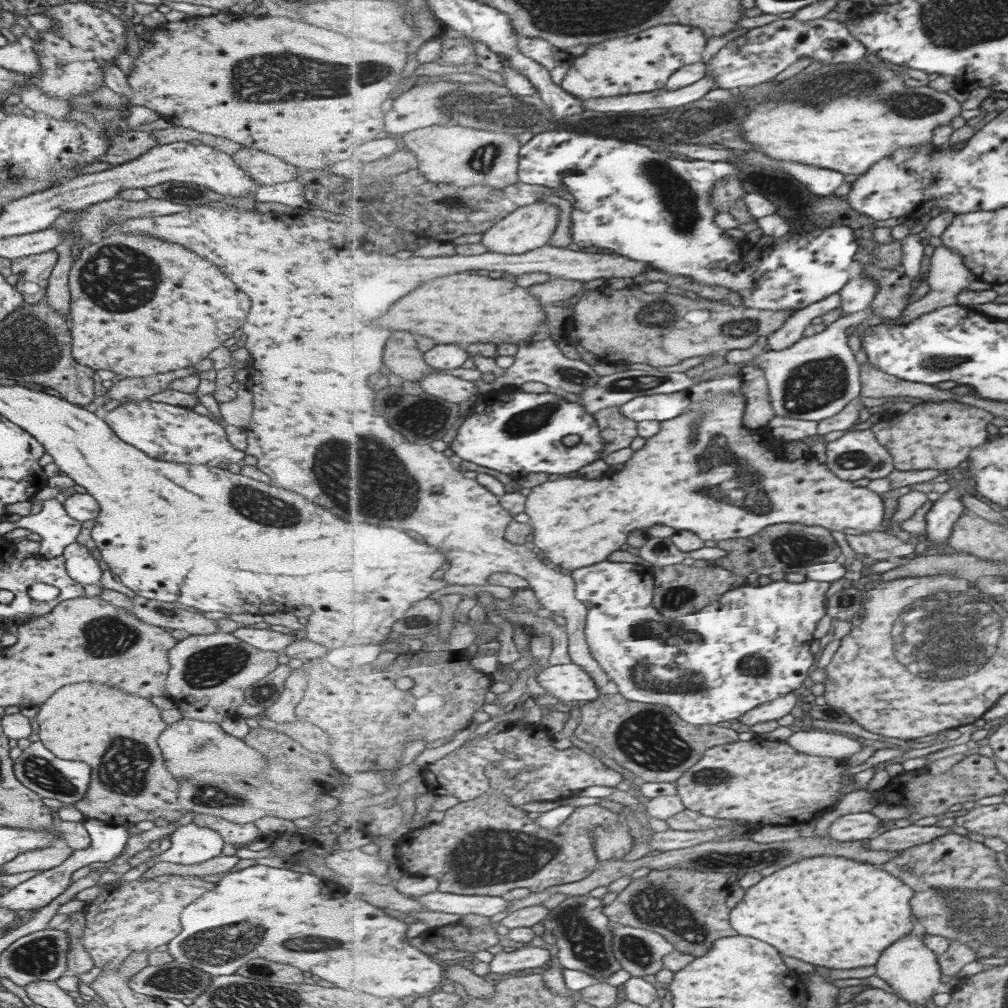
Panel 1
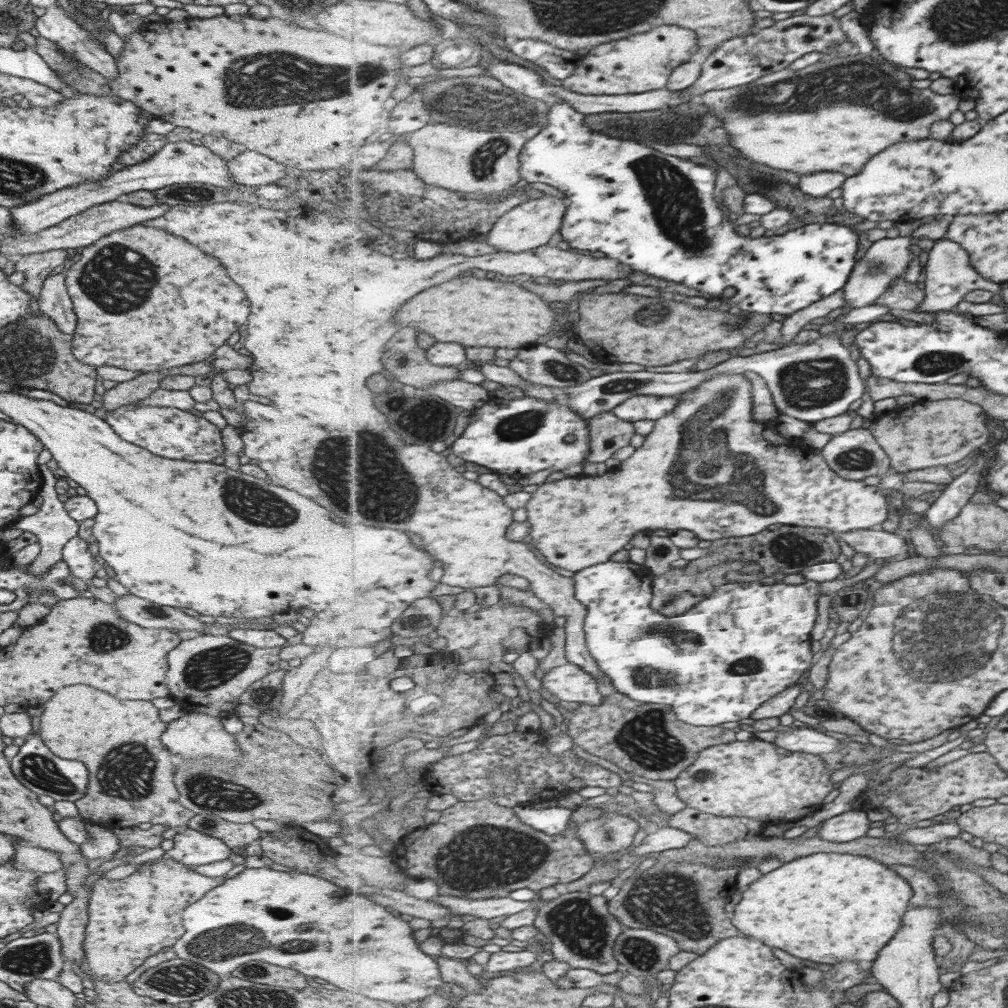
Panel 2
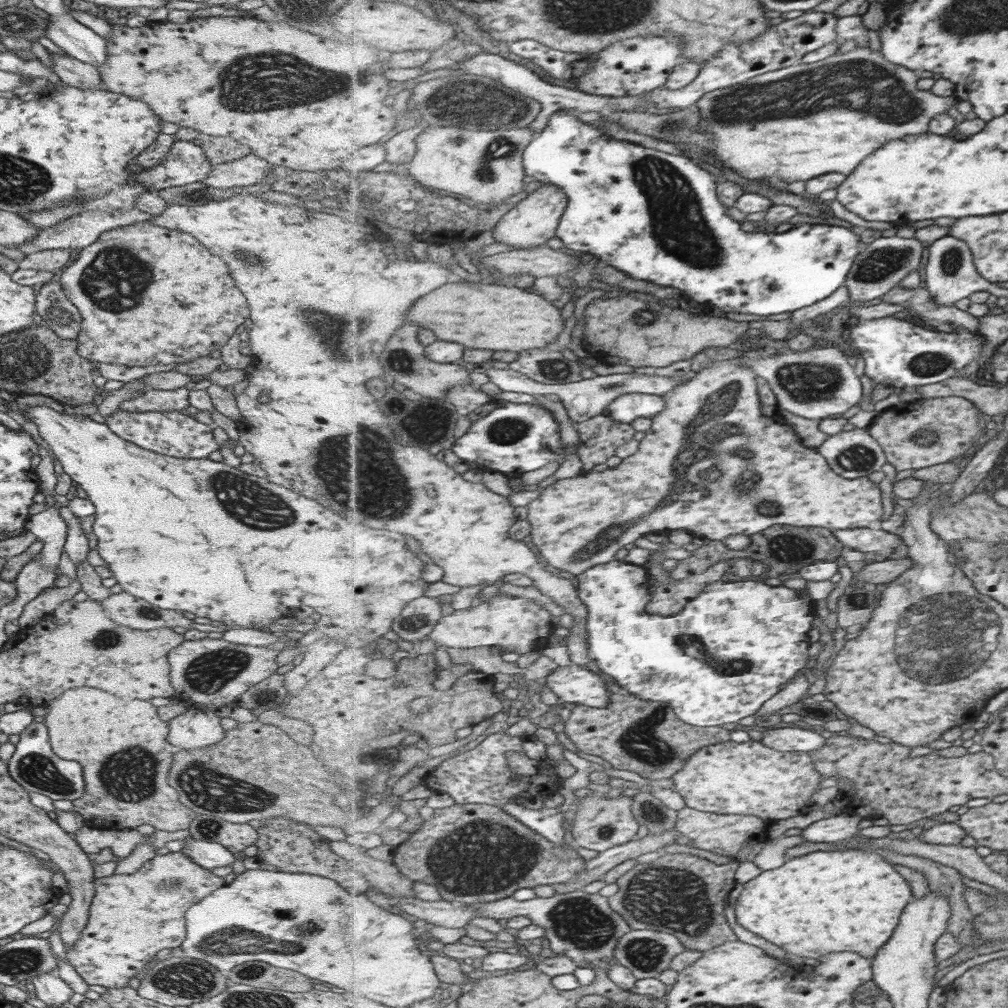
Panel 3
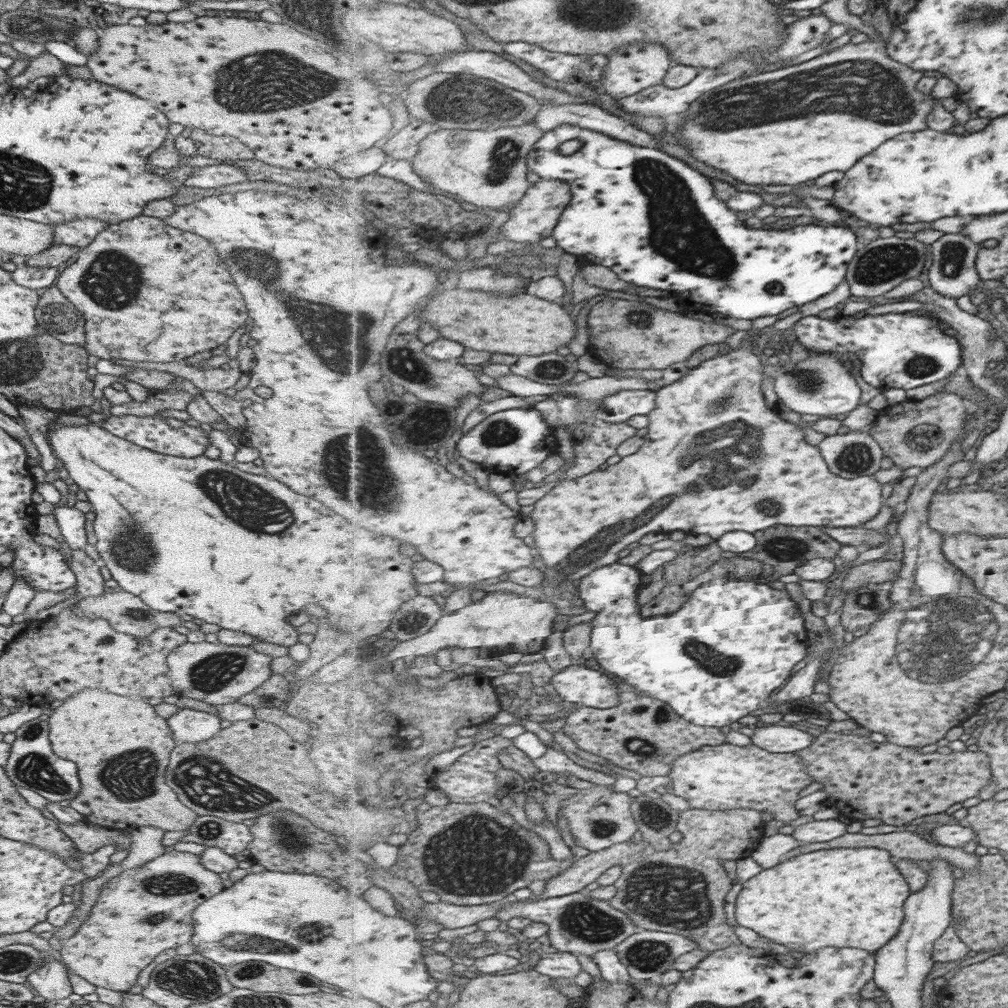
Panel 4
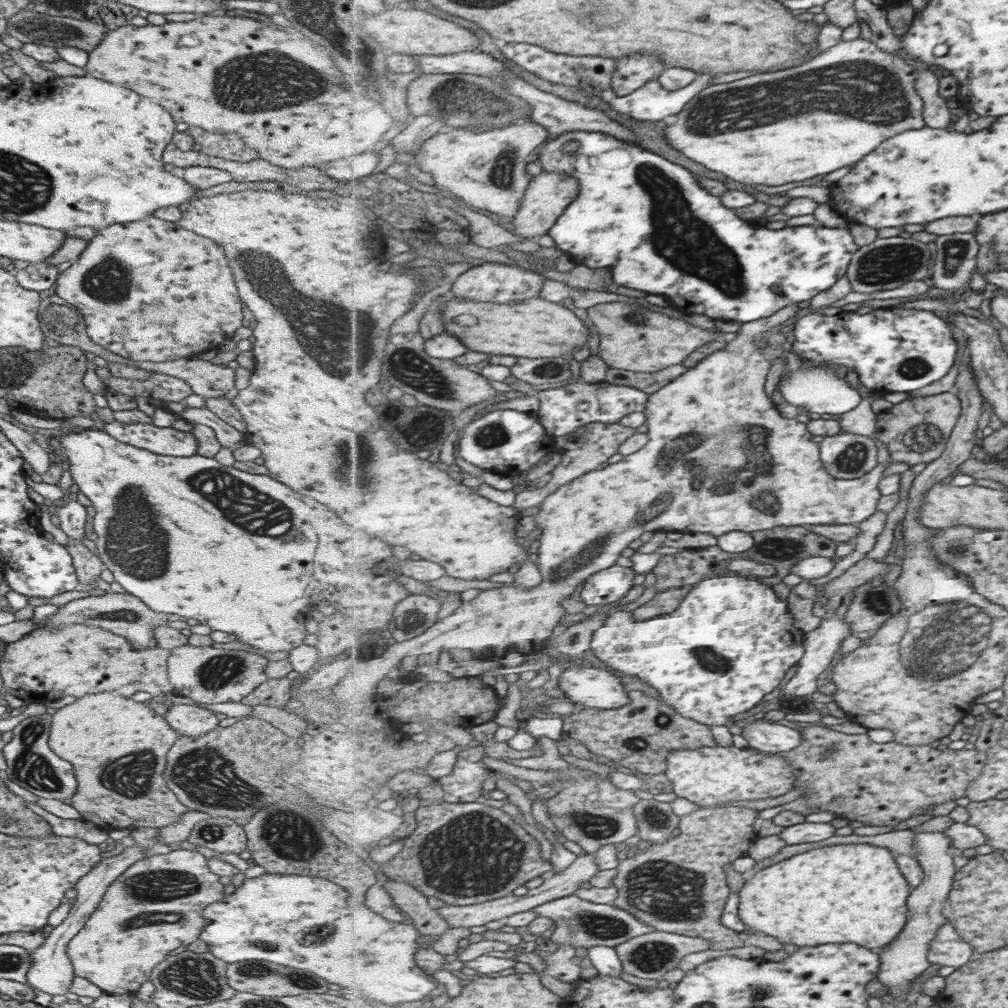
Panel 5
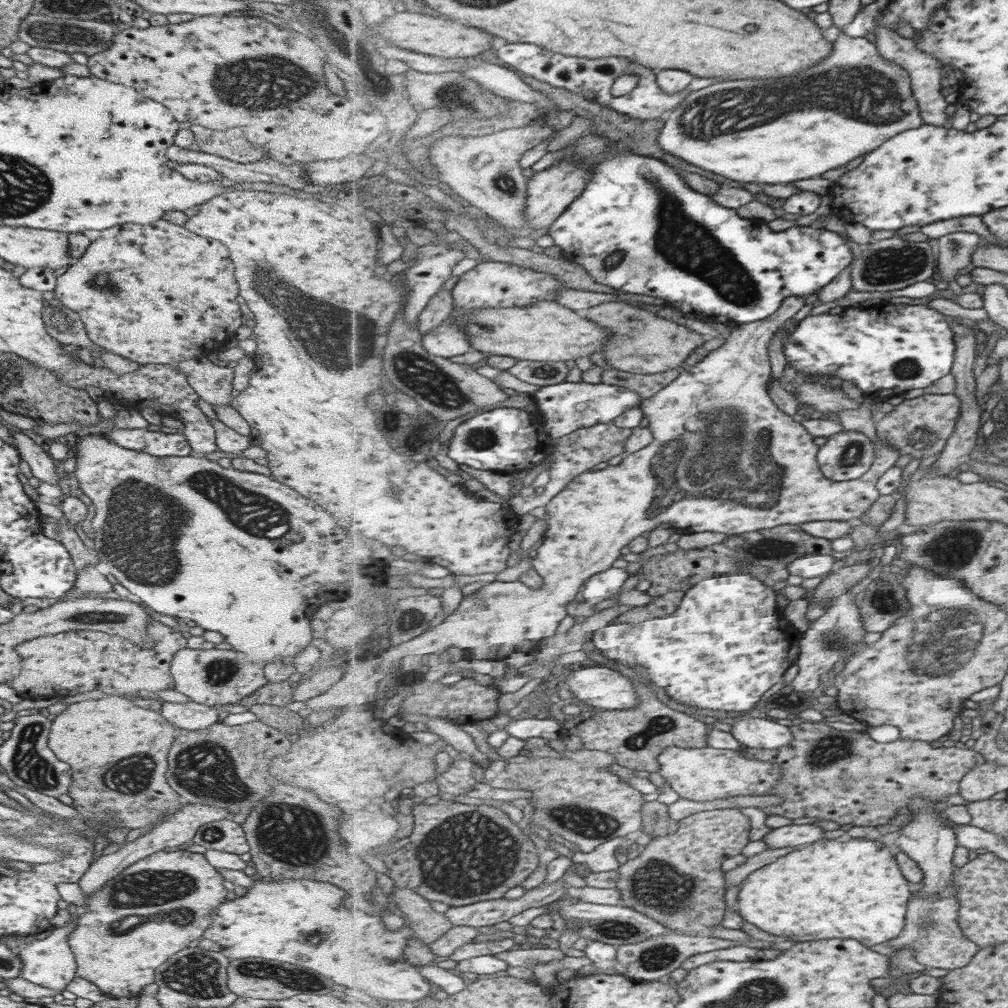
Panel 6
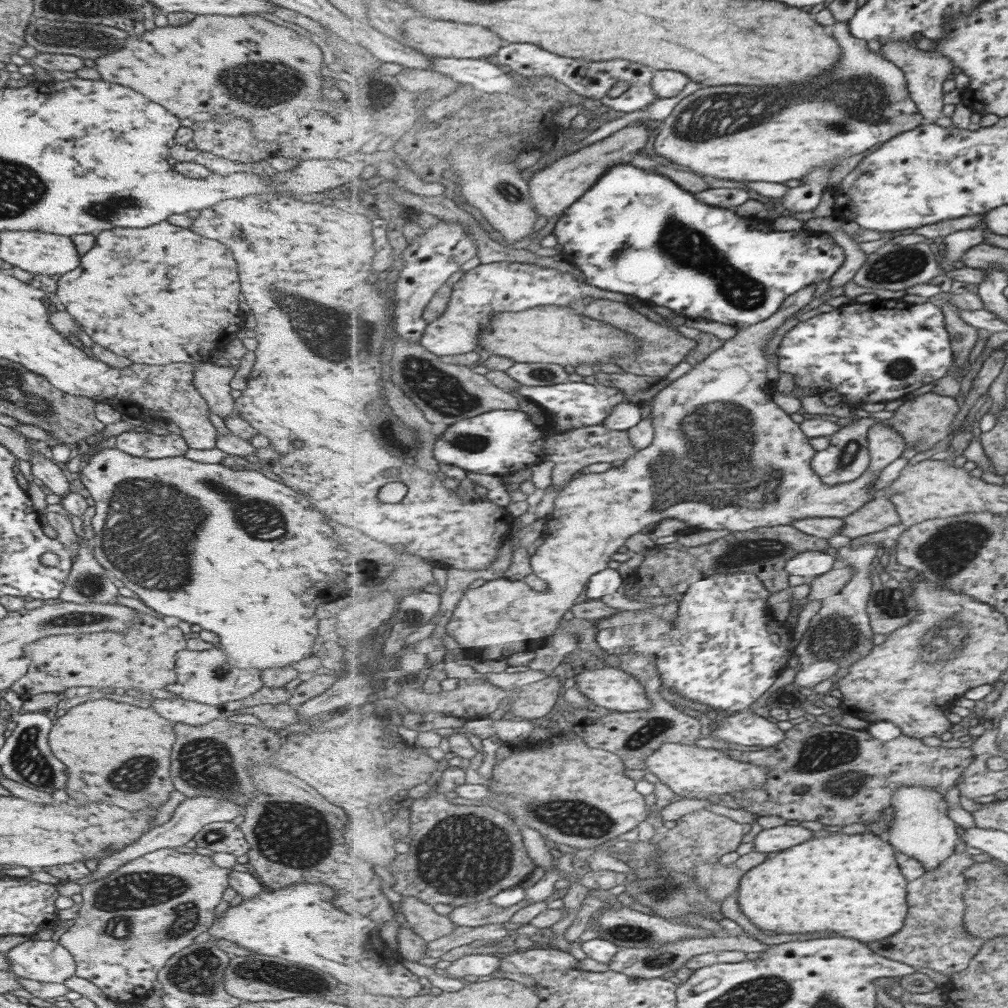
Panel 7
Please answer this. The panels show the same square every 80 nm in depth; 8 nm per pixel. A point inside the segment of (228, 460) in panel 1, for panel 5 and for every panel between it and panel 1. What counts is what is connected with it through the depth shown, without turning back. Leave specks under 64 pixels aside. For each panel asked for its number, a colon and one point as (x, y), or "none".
2: (167, 432)
3: (172, 434)
4: (165, 435)
5: (165, 441)

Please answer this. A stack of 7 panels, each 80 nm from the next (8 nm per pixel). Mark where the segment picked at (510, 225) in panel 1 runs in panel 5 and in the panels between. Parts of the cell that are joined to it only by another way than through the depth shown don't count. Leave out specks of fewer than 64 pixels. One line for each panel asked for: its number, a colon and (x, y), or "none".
2: (535, 223)
3: (533, 221)
4: (536, 216)
5: (550, 193)

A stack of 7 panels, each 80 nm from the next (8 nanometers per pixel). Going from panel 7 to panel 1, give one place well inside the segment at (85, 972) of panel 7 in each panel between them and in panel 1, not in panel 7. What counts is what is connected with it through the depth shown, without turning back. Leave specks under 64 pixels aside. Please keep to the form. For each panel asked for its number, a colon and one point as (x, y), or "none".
1: (135, 916)
2: (129, 919)
3: (131, 917)
4: (138, 913)
5: (110, 951)
6: (107, 953)

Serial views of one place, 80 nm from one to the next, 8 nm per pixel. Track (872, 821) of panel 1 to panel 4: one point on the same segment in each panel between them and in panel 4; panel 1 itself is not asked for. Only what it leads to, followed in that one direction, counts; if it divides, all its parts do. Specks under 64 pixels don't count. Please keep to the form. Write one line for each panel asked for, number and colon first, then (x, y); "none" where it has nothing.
2: (850, 825)
3: (835, 828)
4: (820, 830)

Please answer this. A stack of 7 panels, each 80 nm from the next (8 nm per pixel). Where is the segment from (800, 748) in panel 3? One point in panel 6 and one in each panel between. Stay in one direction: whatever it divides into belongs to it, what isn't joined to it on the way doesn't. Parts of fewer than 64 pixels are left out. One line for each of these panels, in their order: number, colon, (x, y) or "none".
4: (780, 738)
5: (768, 737)
6: (762, 733)

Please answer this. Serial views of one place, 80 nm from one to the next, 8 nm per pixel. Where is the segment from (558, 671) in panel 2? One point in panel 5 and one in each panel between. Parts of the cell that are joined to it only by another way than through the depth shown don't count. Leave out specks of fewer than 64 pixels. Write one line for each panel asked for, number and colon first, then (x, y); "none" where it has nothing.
3: (574, 684)
4: (577, 684)
5: (596, 688)

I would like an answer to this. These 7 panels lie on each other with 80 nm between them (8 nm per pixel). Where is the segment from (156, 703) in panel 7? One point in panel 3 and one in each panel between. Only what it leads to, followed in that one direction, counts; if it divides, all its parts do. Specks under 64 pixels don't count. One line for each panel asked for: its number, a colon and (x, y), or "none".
3: (194, 729)
4: (187, 725)
5: (194, 721)
6: (190, 716)

